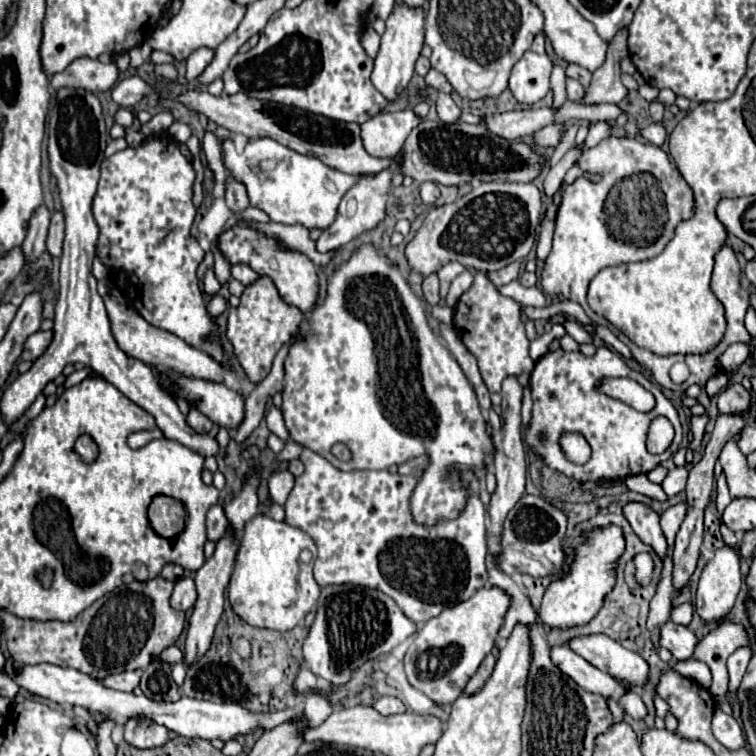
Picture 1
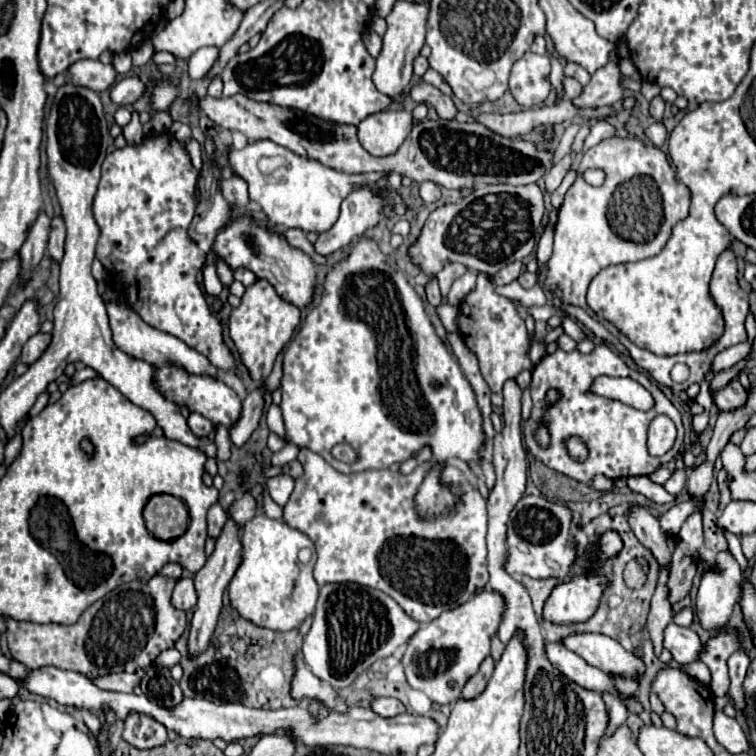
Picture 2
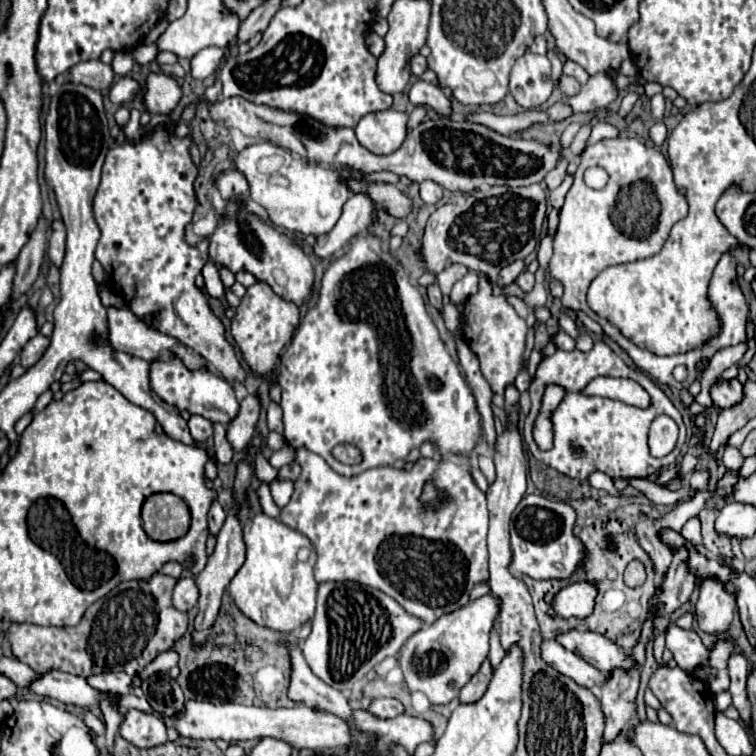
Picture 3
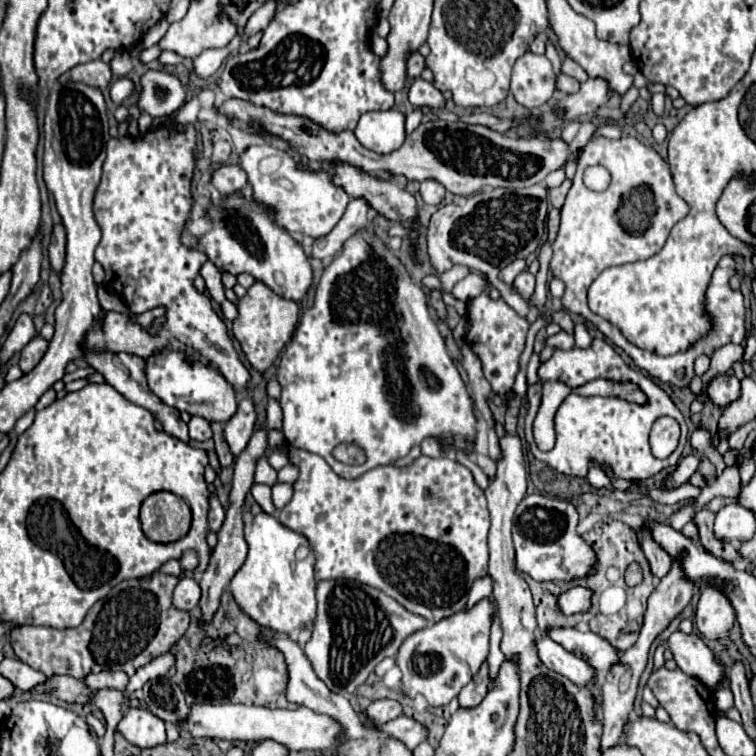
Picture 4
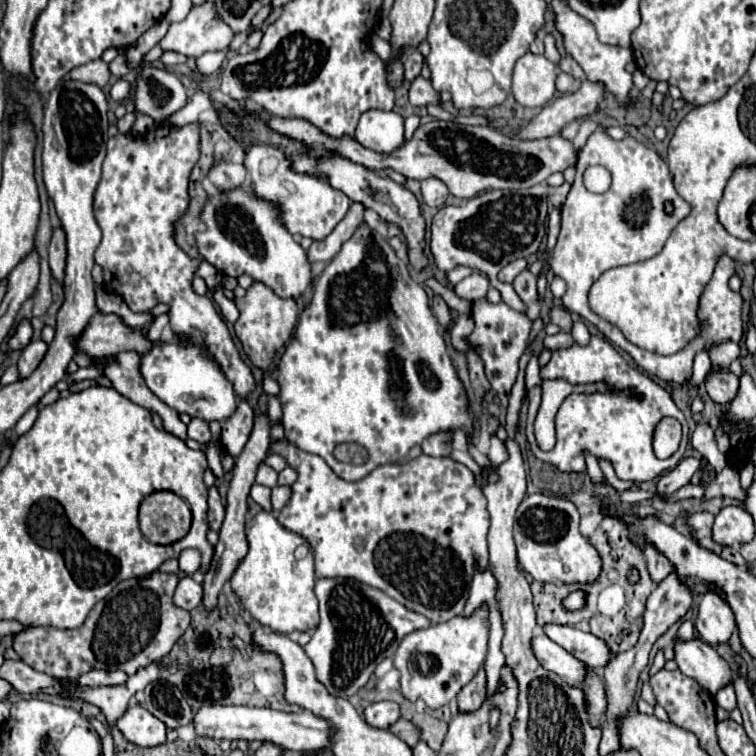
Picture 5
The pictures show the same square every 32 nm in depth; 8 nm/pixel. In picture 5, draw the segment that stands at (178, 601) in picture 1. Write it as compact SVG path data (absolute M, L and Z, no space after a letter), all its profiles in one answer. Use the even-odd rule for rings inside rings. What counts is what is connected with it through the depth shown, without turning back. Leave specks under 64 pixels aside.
M184 576L174 592L174 604L184 610L194 610L202 602L202 586L192 578Z

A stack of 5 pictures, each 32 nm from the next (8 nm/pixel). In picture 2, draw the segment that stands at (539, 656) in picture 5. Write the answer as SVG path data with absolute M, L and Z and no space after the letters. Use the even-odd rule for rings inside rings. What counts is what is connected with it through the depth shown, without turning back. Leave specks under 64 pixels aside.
M546 642L544 650L546 650L548 662L554 668L558 668L564 676L568 676L576 684L580 684L582 688L600 690L600 692L612 690L612 680L610 680L610 676L606 672L590 666L584 658L570 652L560 642Z

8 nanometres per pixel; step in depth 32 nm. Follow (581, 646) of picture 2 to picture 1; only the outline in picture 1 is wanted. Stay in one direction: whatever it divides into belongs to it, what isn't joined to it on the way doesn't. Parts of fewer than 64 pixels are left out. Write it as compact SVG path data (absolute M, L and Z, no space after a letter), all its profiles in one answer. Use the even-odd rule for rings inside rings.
M590 634L568 640L568 648L580 654L586 662L600 668L602 672L630 682L634 686L642 686L648 676L648 664L636 652L626 650L616 640L606 634Z

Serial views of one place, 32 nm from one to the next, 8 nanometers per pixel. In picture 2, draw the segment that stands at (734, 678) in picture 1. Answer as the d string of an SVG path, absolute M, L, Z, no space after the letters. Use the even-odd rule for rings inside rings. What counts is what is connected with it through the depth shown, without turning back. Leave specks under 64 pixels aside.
M736 650L730 658L728 658L728 668L730 668L730 698L732 704L744 712L746 710L746 700L744 700L744 678L746 678L746 670L750 666L750 658L746 656L744 650Z

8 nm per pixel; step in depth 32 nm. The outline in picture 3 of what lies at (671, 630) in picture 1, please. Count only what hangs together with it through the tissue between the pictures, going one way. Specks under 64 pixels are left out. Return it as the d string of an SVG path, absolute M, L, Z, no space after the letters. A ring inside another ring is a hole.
M670 626L666 632L666 648L674 654L676 664L692 674L696 668L704 672L704 682L712 684L716 678L716 668L710 666L710 650L702 644L700 636L694 630L682 630L678 626Z

